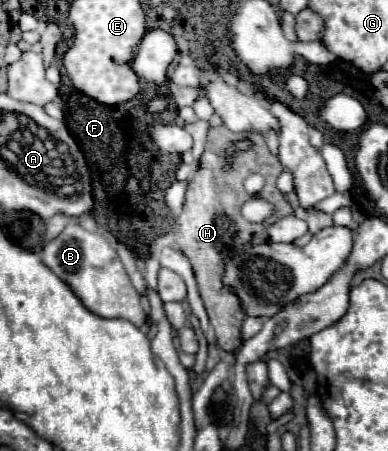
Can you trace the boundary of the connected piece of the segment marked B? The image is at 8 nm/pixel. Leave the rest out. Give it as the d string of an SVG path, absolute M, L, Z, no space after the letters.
M68 224L54 240L46 242L42 252L42 262L64 282L72 286L76 296L84 302L88 310L102 318L124 318L134 326L142 326L146 314L140 306L140 296L130 284L130 278L110 246L108 238L100 232L88 232L80 224Z

